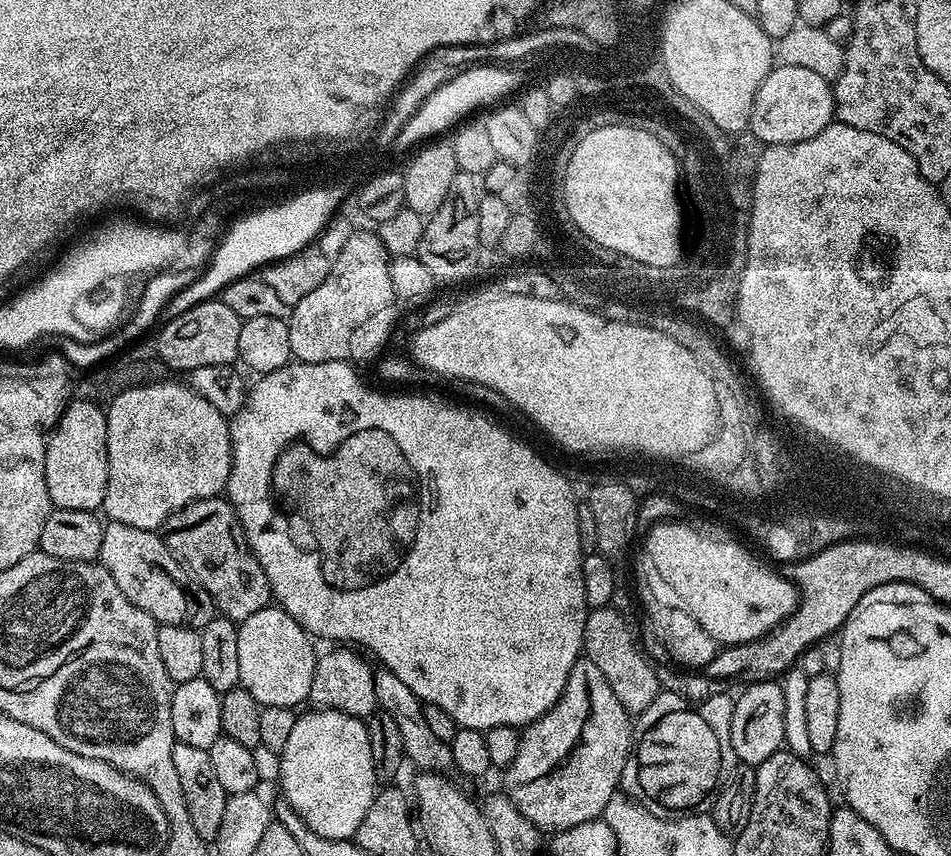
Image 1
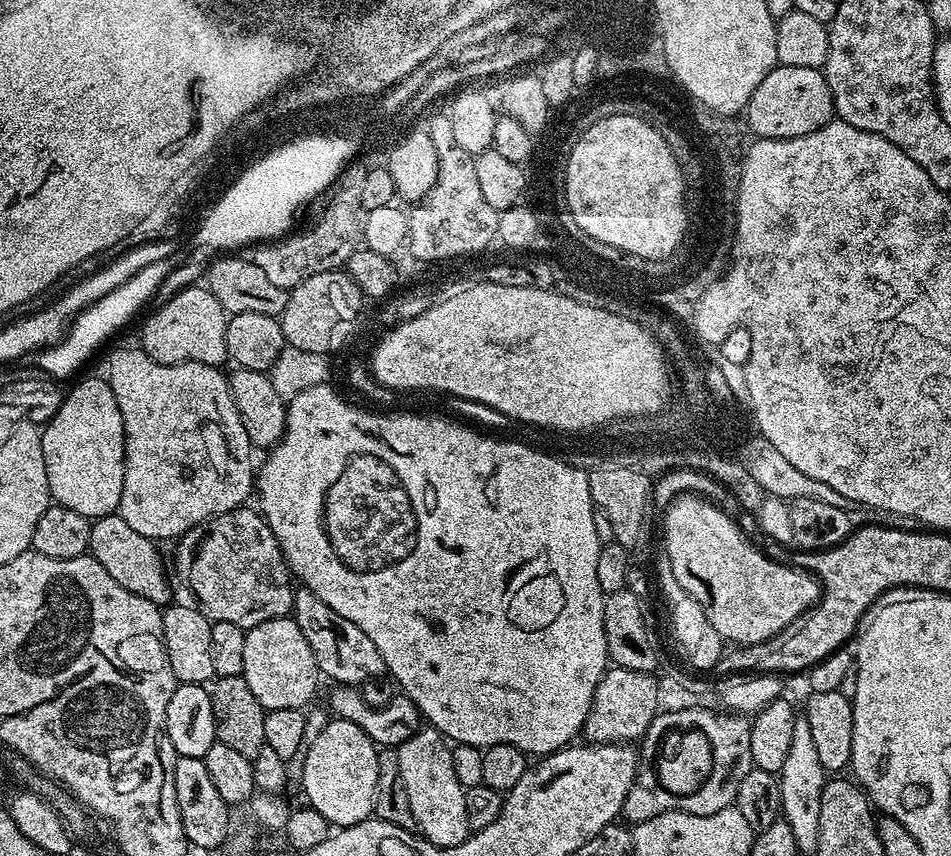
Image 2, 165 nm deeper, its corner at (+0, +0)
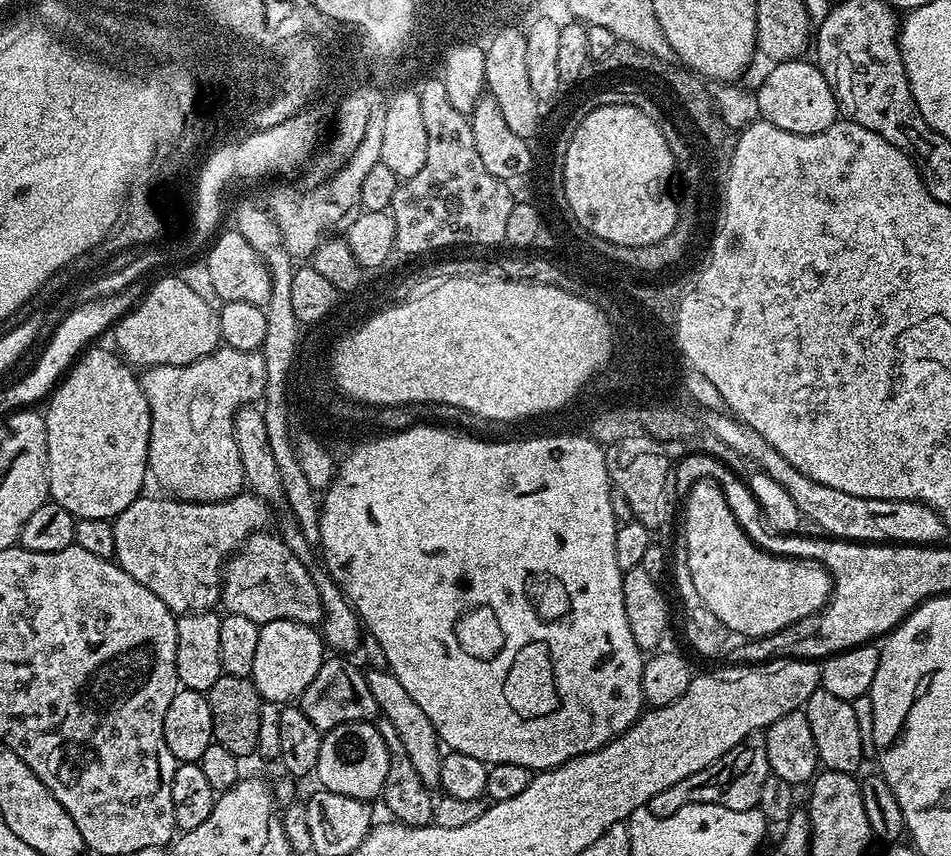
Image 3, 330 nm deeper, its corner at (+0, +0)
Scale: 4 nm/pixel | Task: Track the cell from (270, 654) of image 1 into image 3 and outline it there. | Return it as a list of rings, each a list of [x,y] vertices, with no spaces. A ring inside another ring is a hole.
[[[275,620],[260,625],[258,650],[254,653],[254,670],[250,679],[261,701],[284,706],[299,701],[325,659],[326,645],[321,633],[313,625],[299,624],[293,620]]]

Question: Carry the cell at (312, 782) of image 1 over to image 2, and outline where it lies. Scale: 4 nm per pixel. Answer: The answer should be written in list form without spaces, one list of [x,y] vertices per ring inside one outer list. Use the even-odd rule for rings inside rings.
[[[329,719],[322,734],[314,738],[314,742],[306,754],[306,760],[298,773],[300,784],[304,787],[307,807],[318,810],[322,818],[328,820],[329,825],[337,829],[349,828],[358,822],[369,819],[376,807],[376,787],[378,786],[378,748],[372,739],[365,734],[354,722]]]

